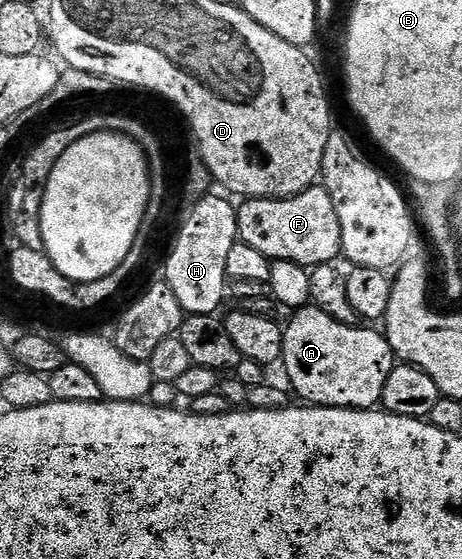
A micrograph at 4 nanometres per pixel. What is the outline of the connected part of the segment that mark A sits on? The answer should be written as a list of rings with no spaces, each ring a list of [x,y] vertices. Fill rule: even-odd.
[[[315,306],[300,308],[297,315],[288,320],[284,328],[285,340],[281,350],[280,362],[285,363],[285,375],[289,378],[288,386],[302,395],[304,402],[319,407],[352,407],[354,409],[373,409],[381,402],[383,385],[387,385],[387,377],[393,372],[395,356],[391,345],[380,330],[372,331],[372,326],[343,325],[335,321],[335,317],[327,317]]]

